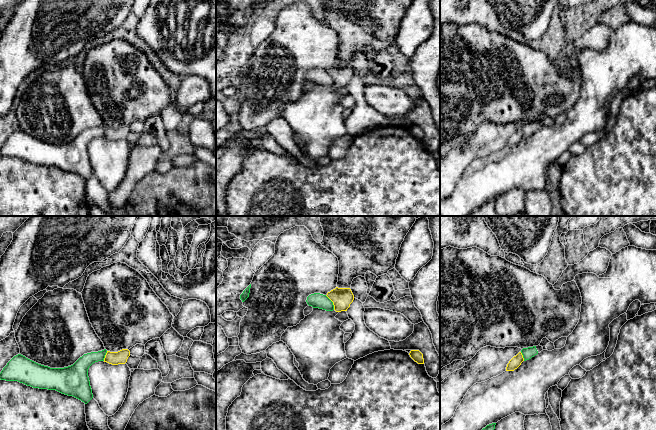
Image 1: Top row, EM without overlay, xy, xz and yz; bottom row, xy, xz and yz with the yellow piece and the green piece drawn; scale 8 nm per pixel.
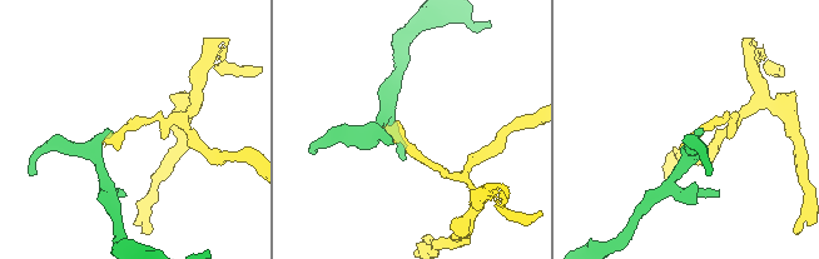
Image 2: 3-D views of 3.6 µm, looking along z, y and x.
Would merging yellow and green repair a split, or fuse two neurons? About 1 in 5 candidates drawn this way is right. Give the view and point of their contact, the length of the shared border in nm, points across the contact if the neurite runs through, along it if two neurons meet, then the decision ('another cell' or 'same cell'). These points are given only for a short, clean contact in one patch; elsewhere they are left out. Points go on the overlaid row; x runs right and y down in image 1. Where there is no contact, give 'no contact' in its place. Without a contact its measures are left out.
meets yellow in xz at (332, 301); contact 140 nm long; border along xz (325, 295), (332, 302), (334, 309); another cell

